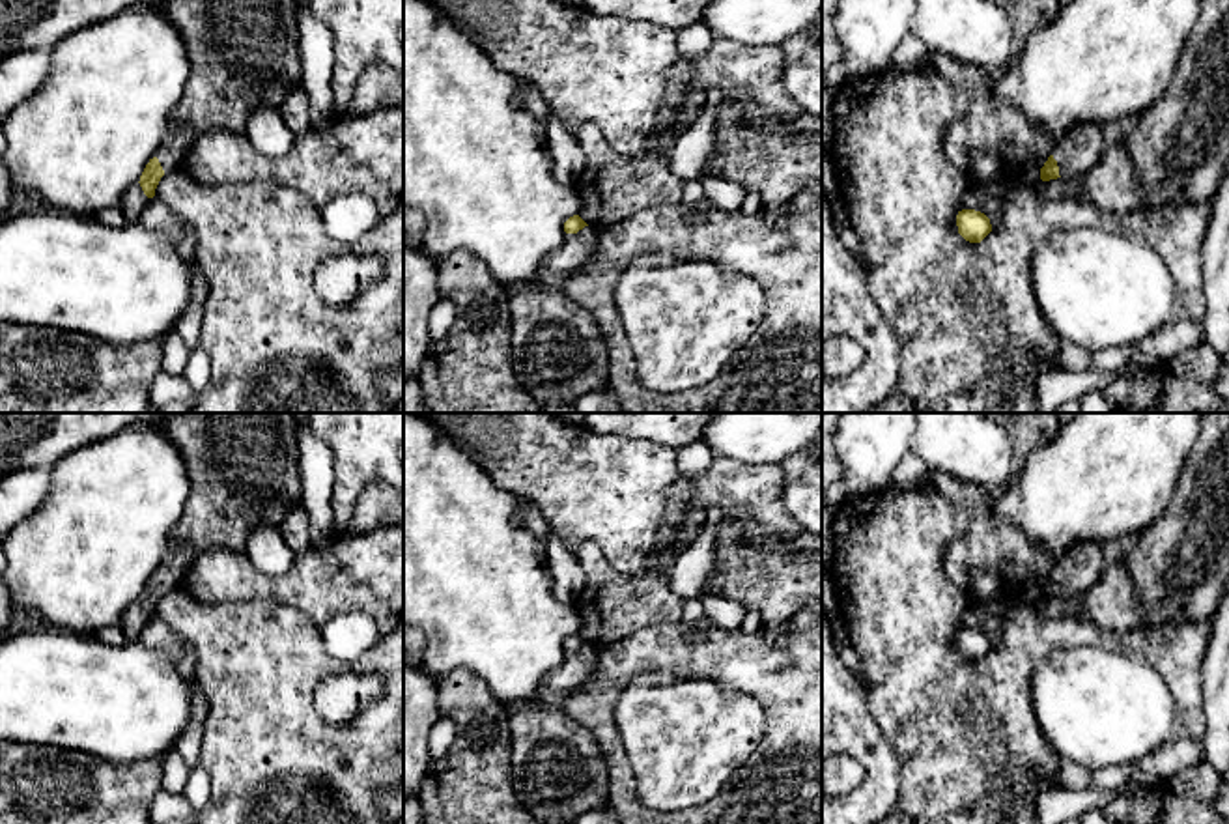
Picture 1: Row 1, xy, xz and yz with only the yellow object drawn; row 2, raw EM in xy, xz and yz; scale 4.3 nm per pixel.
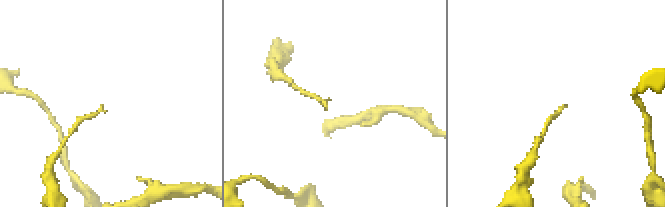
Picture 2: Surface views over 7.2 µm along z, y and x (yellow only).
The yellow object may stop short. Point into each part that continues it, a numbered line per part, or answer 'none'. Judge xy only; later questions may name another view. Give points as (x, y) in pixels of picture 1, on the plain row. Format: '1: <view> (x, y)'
1: xy (170, 570)

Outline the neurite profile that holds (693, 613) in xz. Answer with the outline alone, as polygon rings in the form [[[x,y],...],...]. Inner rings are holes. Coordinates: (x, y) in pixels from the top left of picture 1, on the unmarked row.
[[[685,598],[682,622],[687,626],[706,624],[702,598]]]

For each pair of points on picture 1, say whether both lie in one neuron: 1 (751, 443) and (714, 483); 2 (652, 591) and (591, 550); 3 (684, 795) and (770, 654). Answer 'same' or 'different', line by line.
1: different
2: same
3: different

